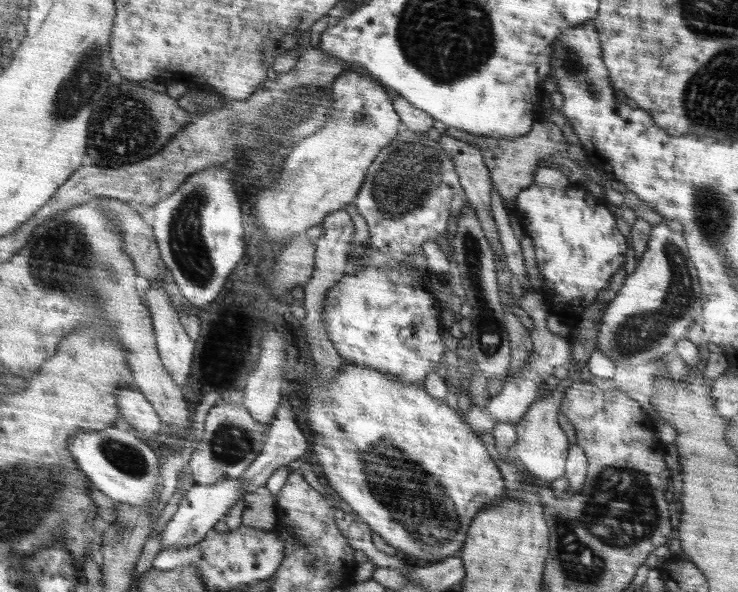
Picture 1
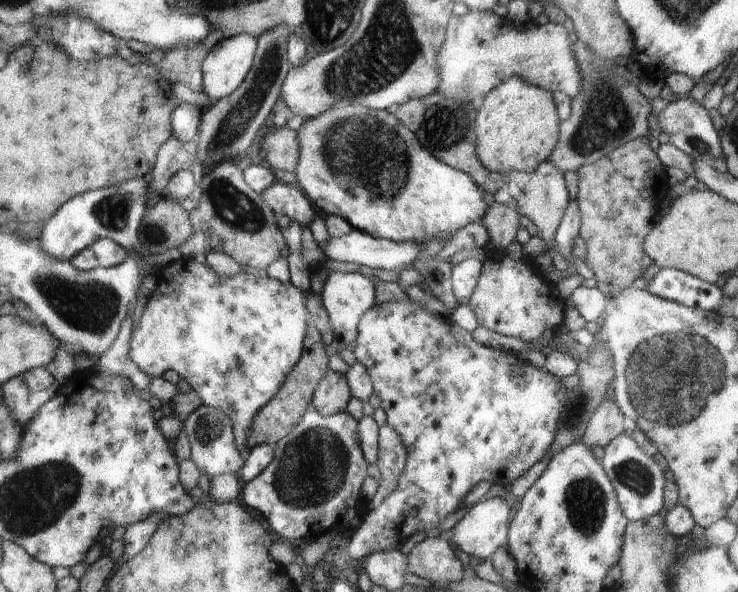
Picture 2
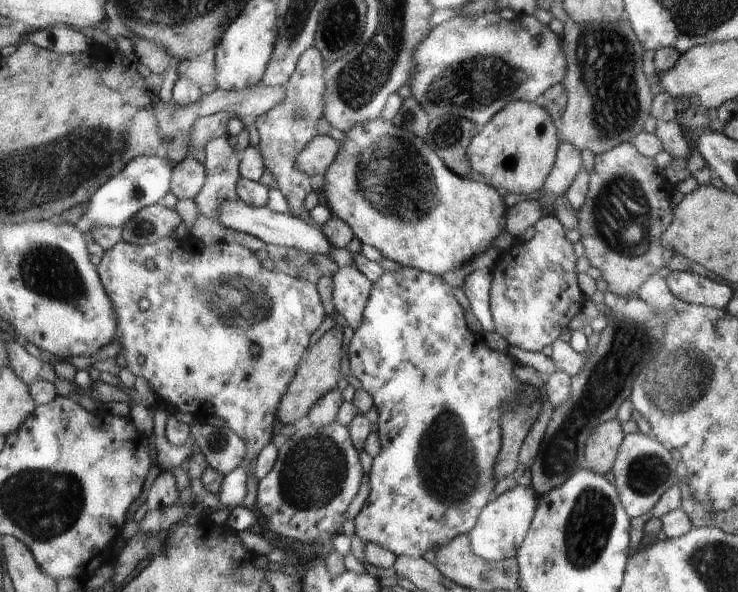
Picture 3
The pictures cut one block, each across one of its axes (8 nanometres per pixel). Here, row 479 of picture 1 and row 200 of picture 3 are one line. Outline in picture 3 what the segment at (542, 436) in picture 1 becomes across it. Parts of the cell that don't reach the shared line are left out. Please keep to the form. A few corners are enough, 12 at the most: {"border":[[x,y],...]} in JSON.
{"border":[[559,145],[555,166],[543,186],[542,199],[553,212],[583,170],[581,151]]}

